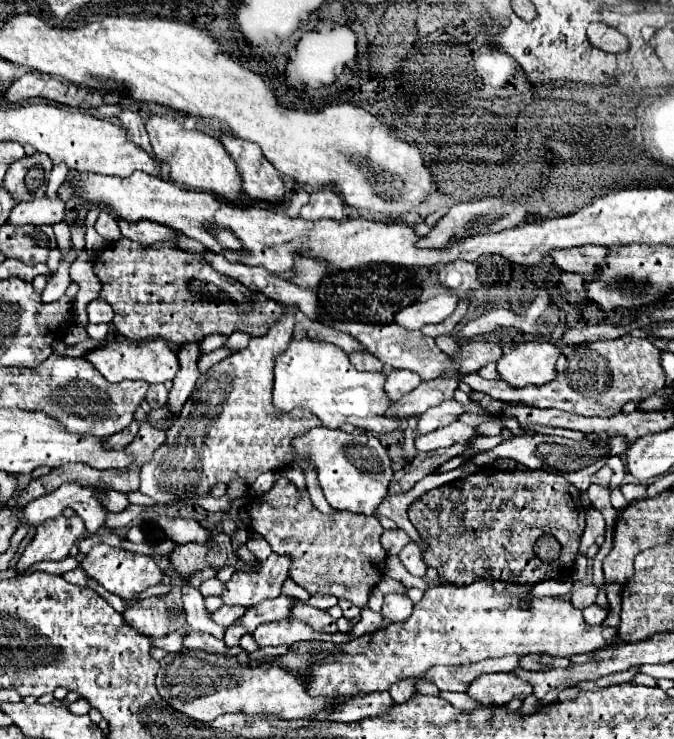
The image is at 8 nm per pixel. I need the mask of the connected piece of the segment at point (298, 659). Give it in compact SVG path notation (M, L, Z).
M474 581L464 587L456 585L438 585L430 587L422 601L414 605L414 613L410 619L402 623L392 623L386 629L378 629L370 635L362 635L350 643L326 643L326 641L300 641L290 647L288 653L274 657L270 663L284 667L286 671L292 671L296 675L304 675L306 691L310 697L354 697L374 691L388 691L390 685L408 679L408 677L420 677L424 671L436 665L448 665L448 667L460 667L478 663L492 657L504 657L504 655L552 655L552 657L572 657L578 653L598 651L604 645L612 643L616 639L616 629L606 625L586 625L582 619L582 611L576 609L570 601L564 601L560 597L542 597L532 599L530 609L520 607L520 599L524 597L526 589L520 587L520 591L512 593L494 593L490 581Z

